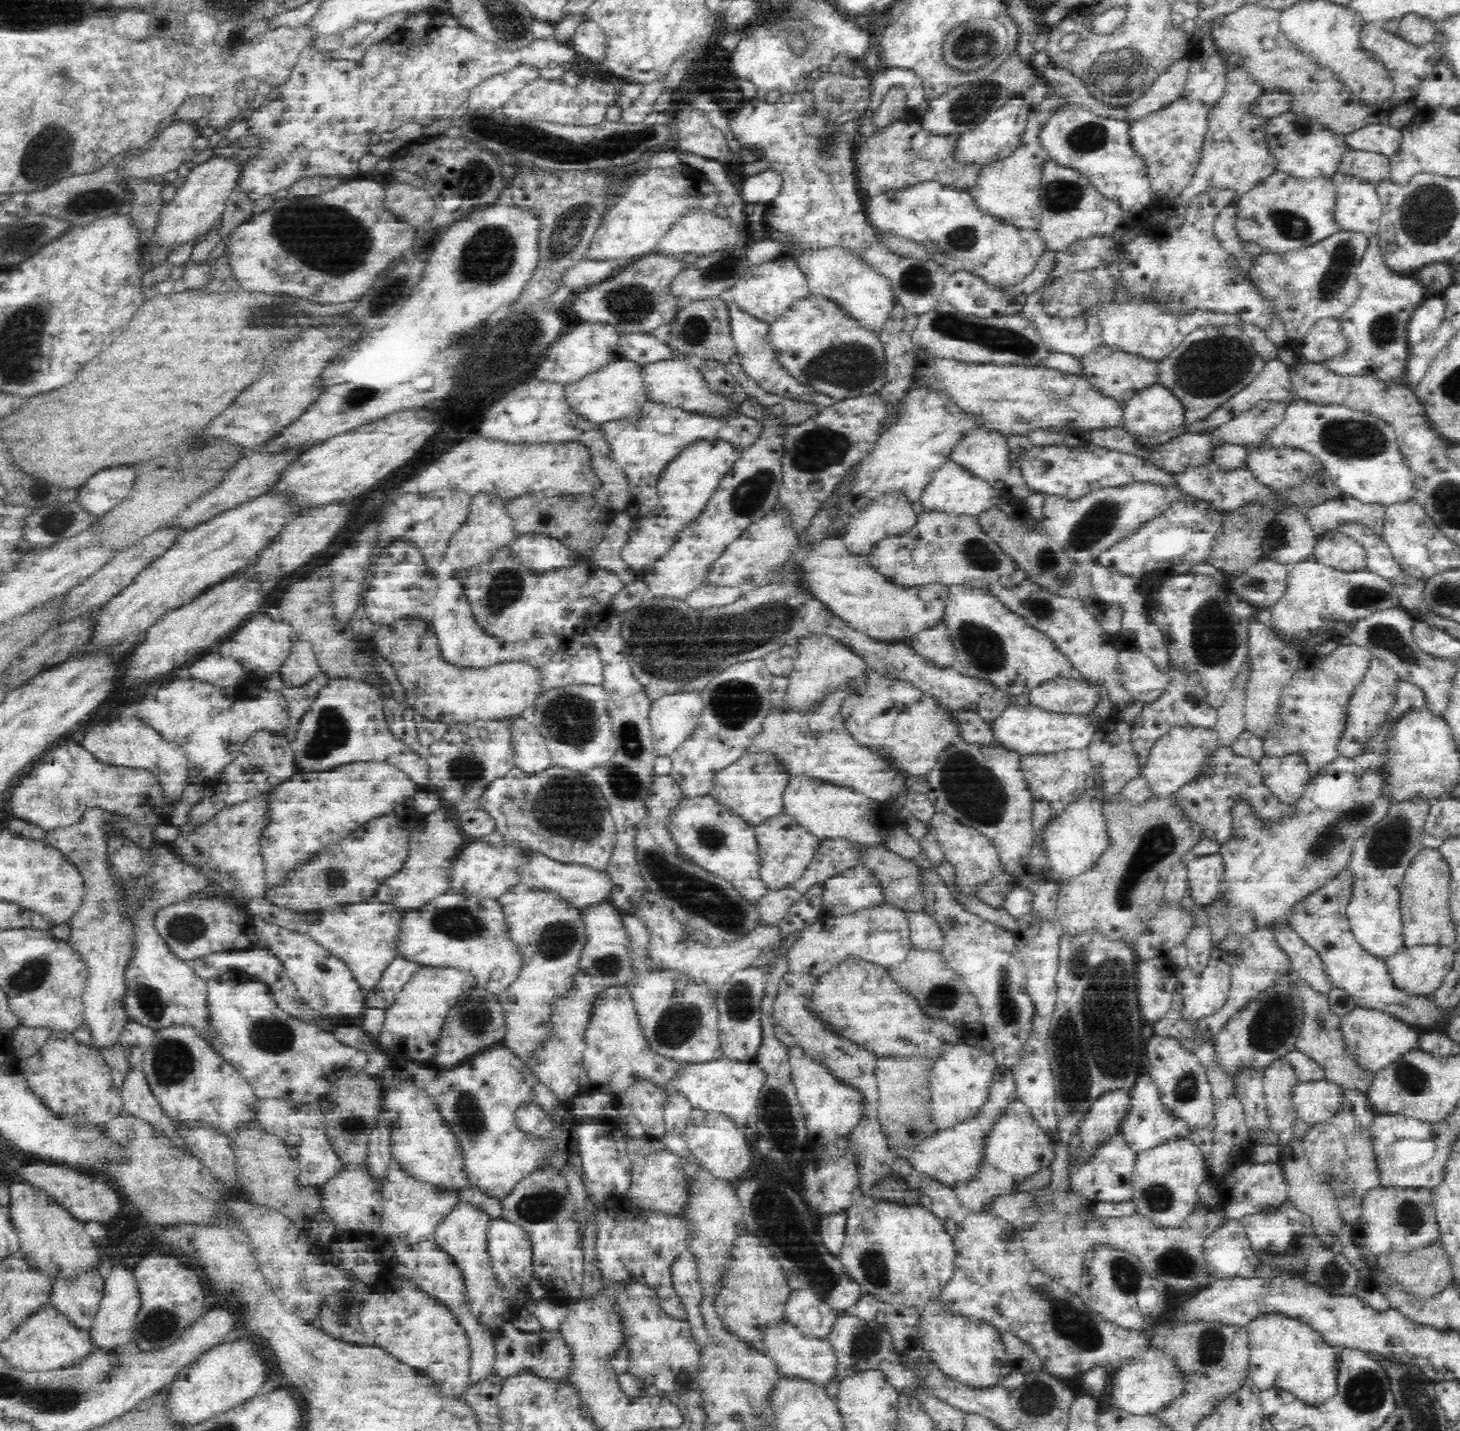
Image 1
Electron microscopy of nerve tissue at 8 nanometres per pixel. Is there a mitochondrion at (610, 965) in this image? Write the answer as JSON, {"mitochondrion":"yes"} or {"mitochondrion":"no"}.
{"mitochondrion":"yes"}

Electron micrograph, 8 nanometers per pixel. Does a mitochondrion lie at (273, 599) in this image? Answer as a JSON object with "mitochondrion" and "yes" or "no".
{"mitochondrion":"no"}

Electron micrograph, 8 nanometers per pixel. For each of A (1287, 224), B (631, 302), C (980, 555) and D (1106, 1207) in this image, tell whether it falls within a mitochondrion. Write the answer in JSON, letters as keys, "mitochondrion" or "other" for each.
{"A":"mitochondrion","B":"mitochondrion","C":"mitochondrion","D":"other"}

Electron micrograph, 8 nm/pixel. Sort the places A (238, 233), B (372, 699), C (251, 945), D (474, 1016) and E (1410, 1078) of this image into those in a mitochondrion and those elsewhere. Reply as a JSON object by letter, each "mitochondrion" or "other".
{"A":"other","B":"other","C":"other","D":"mitochondrion","E":"mitochondrion"}

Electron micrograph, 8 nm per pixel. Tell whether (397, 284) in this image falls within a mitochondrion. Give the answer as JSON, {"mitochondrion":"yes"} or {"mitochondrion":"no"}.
{"mitochondrion":"yes"}

